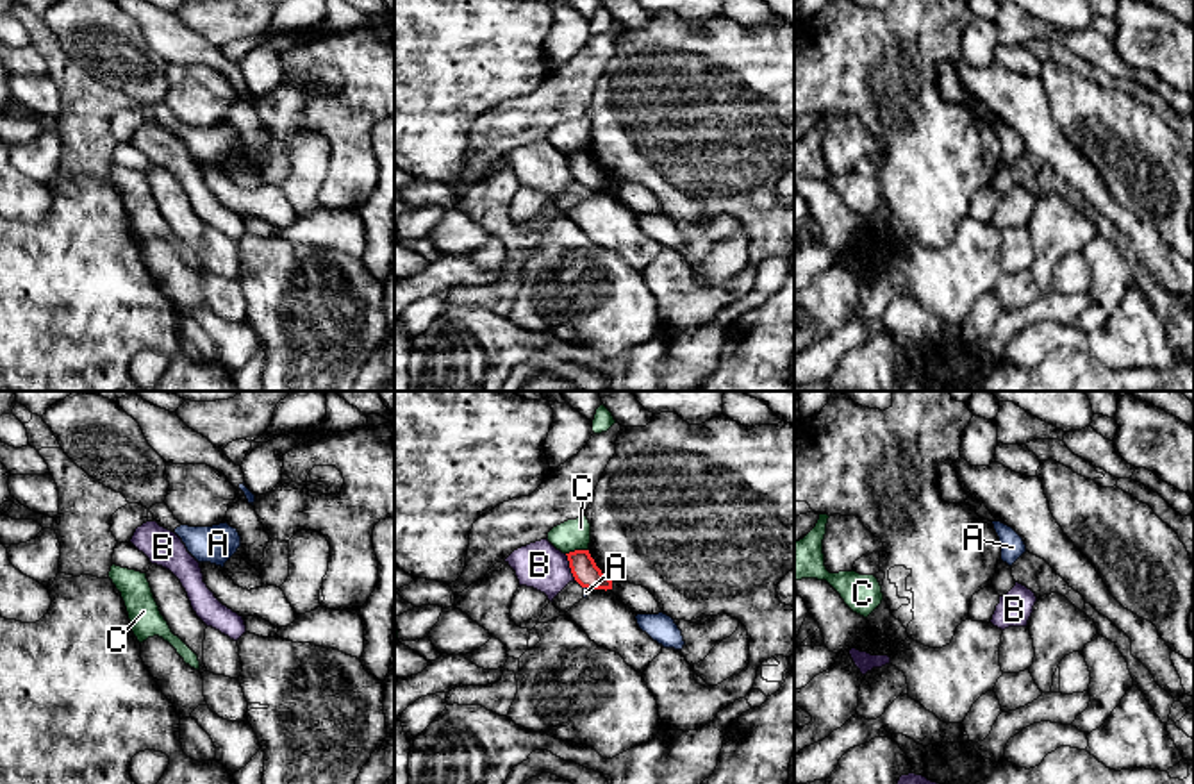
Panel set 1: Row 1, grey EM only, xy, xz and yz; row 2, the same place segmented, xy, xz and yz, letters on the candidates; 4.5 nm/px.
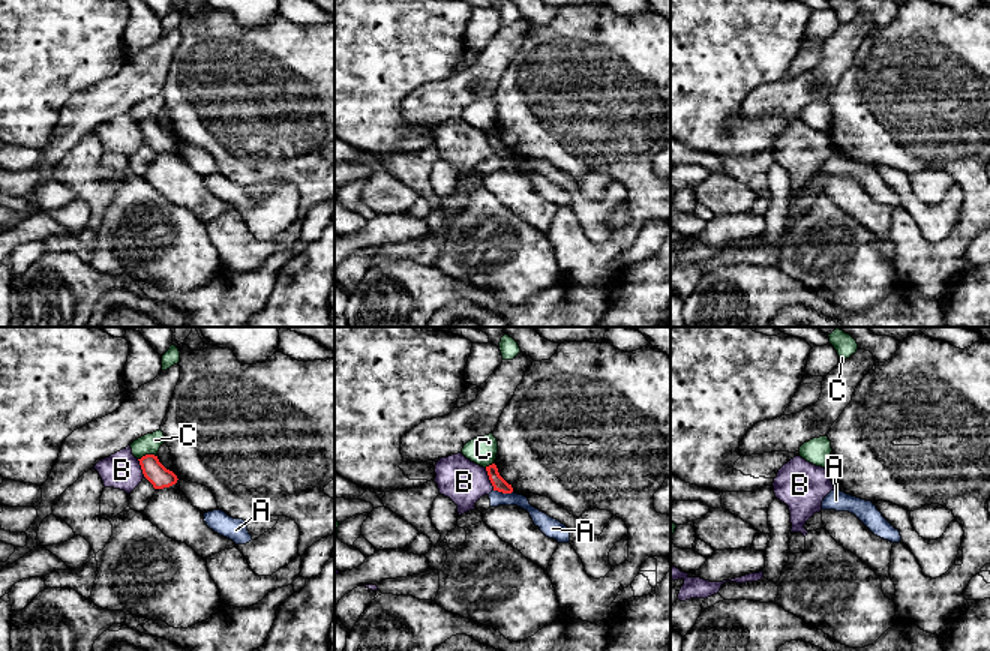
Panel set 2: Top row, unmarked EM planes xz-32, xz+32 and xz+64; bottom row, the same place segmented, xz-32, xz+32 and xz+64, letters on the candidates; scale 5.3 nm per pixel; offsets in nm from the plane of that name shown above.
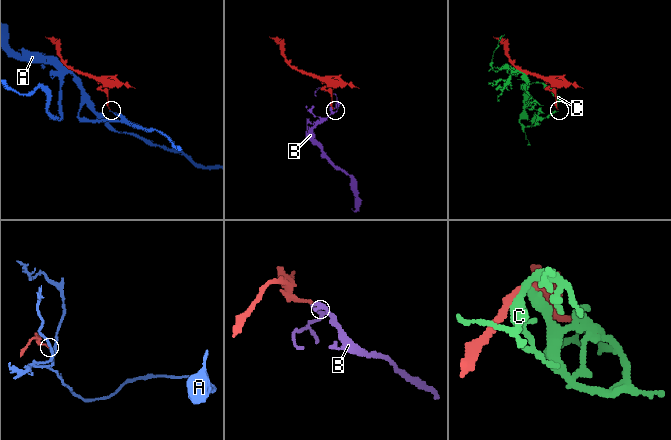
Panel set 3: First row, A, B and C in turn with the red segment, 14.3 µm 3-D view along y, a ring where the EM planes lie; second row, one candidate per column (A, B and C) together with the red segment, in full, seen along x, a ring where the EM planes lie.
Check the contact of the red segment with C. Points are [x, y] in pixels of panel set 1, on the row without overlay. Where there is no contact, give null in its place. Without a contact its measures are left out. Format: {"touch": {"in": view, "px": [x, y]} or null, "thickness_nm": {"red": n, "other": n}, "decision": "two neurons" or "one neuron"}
{"touch": {"in": "xz", "px": [577, 150]}, "thickness_nm": {"red": 120, "other": 140}, "decision": "two neurons"}

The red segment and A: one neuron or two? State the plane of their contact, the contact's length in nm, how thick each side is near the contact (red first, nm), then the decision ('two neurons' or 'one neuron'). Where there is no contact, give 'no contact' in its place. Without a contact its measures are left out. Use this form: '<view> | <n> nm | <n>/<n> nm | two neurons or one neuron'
xz | 30 nm | 120/30 nm | two neurons

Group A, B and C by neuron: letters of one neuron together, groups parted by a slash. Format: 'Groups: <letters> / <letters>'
Groups: A / B / C

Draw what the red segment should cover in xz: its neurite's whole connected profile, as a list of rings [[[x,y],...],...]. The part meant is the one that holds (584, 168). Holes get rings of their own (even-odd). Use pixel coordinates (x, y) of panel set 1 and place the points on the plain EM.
[[[589,150],[566,154],[575,180],[587,189],[612,189],[612,180],[601,173]]]

